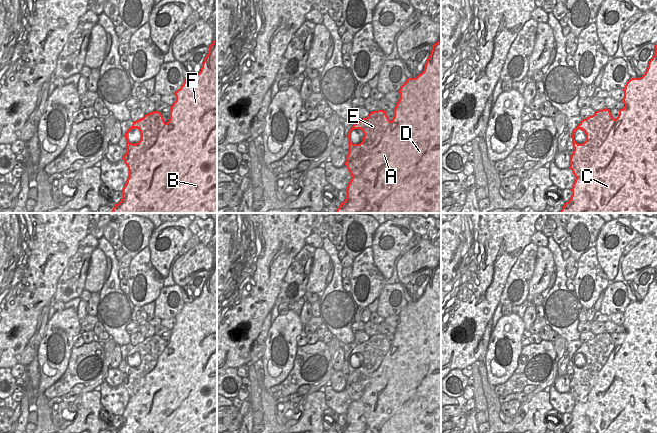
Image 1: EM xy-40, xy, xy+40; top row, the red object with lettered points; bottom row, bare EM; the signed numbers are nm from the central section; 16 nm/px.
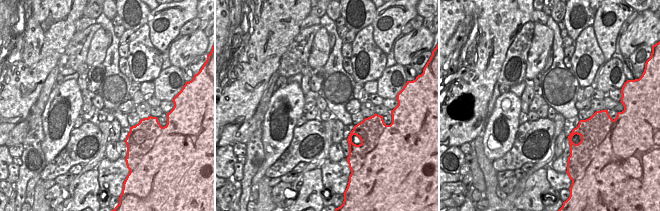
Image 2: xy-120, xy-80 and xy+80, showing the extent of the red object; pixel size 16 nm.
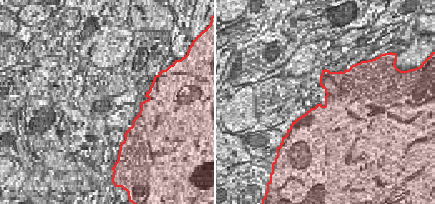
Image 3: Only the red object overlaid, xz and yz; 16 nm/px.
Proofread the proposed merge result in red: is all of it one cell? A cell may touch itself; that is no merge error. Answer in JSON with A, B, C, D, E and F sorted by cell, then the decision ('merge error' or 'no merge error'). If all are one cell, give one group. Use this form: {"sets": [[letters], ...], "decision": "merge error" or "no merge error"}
{"sets": [["A", "B", "C", "D", "F"], ["E"]], "decision": "merge error"}

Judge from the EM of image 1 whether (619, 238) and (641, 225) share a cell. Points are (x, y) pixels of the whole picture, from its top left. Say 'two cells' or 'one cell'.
two cells

